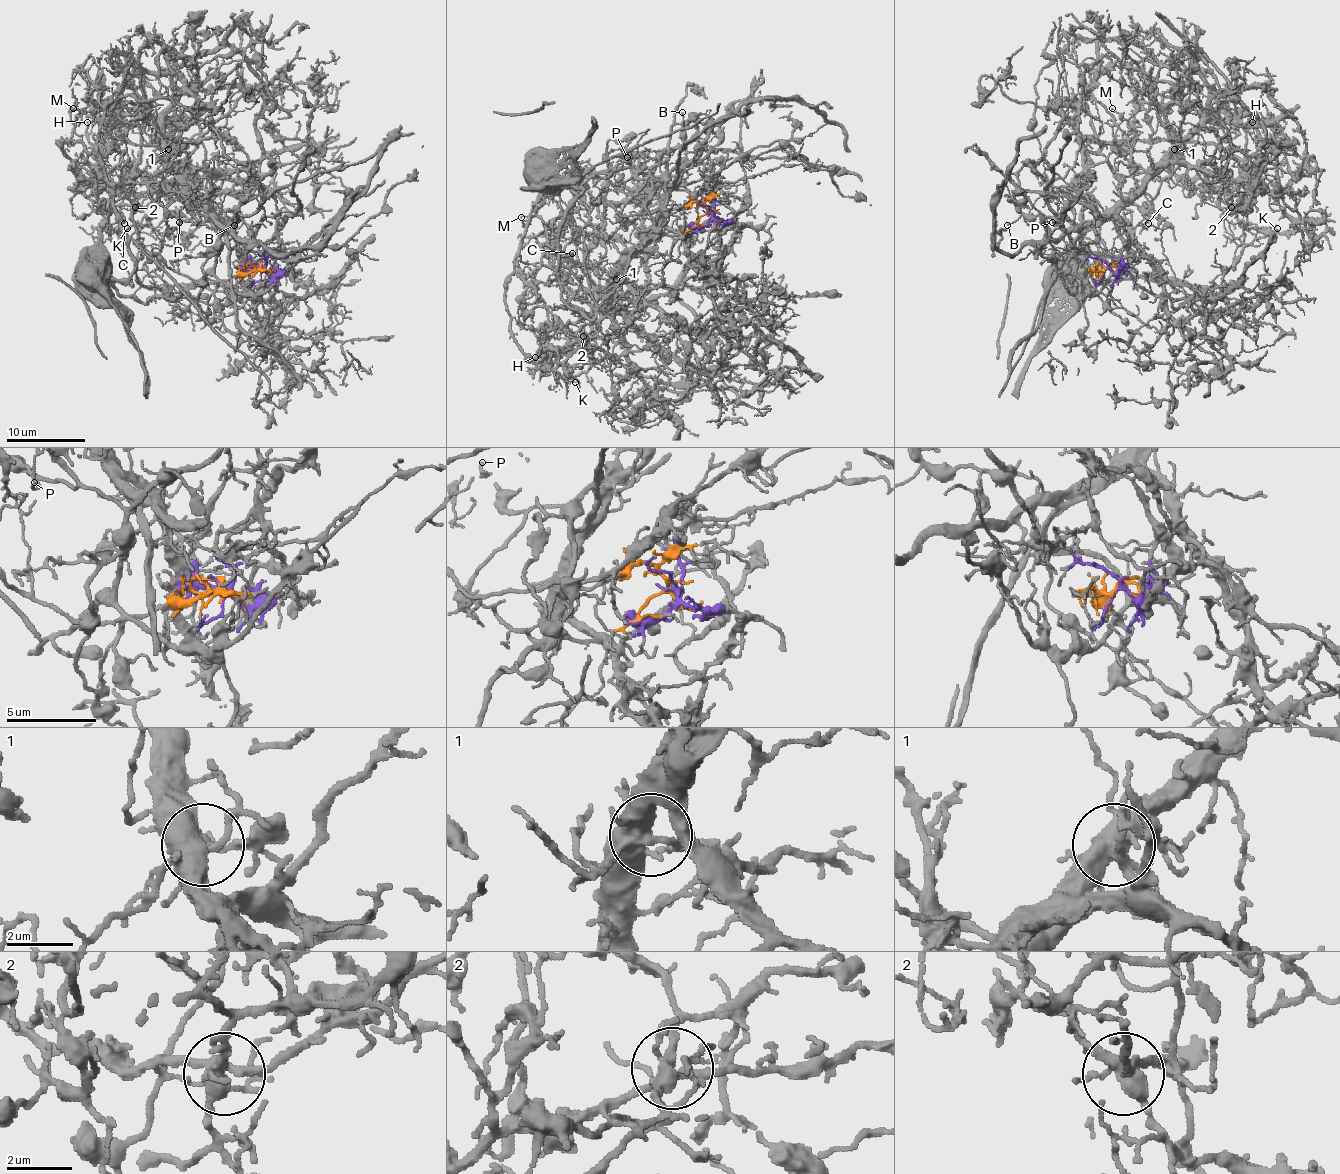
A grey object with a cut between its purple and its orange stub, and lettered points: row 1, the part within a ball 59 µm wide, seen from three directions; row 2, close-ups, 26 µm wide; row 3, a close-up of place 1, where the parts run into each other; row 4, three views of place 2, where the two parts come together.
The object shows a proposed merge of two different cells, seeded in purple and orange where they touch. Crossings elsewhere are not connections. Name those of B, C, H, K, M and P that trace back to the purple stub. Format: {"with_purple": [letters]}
{"with_purple": ["H", "K"]}

